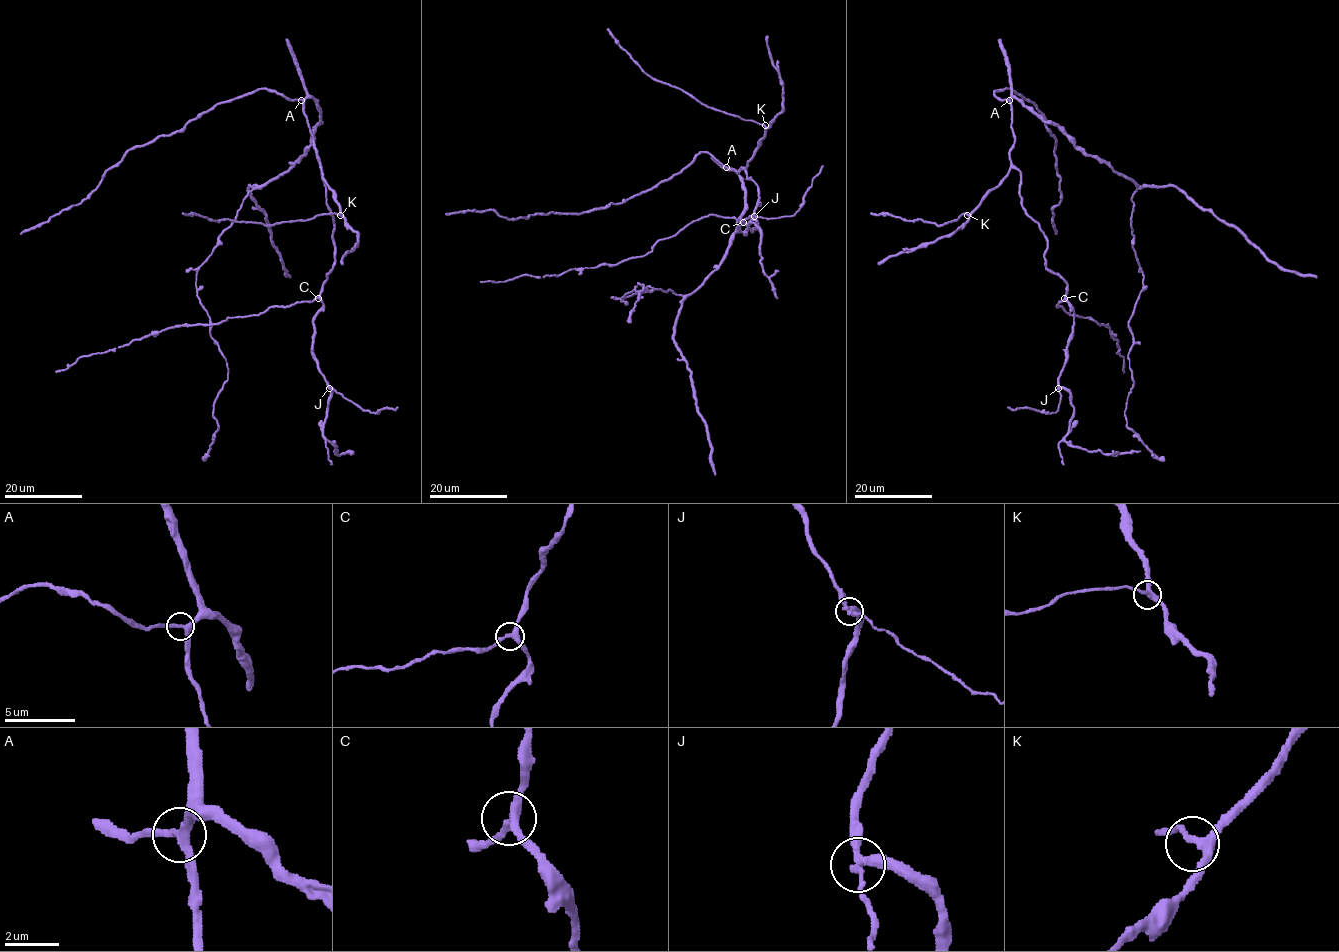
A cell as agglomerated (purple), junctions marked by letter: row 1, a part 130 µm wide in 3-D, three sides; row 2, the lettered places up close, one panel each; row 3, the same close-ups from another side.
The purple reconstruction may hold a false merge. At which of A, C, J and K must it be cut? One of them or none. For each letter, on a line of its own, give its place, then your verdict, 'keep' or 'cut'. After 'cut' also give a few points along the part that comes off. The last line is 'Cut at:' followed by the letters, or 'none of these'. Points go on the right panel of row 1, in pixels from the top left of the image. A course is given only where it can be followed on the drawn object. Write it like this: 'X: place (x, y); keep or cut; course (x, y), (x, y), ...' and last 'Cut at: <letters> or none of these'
A: place (1009, 100); keep
C: place (1064, 298); keep
J: place (1058, 388); cut; course (1059, 388), (1061, 400), (1056, 412), (1007, 407)
K: place (967, 215); keep
Cut at: J

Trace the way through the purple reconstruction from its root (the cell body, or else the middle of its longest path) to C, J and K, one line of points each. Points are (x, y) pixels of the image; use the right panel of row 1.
C: (1010, 103), (1010, 161), (1021, 176), (1021, 204), (1043, 233), (1045, 265), (1066, 284), (1064, 298)
J: (1010, 103), (1010, 161), (1021, 176), (1021, 204), (1043, 233), (1046, 268), (1066, 284), (1073, 311), (1059, 388)
K: (1010, 103), (1014, 144), (1010, 151), (1008, 174), (967, 215)

